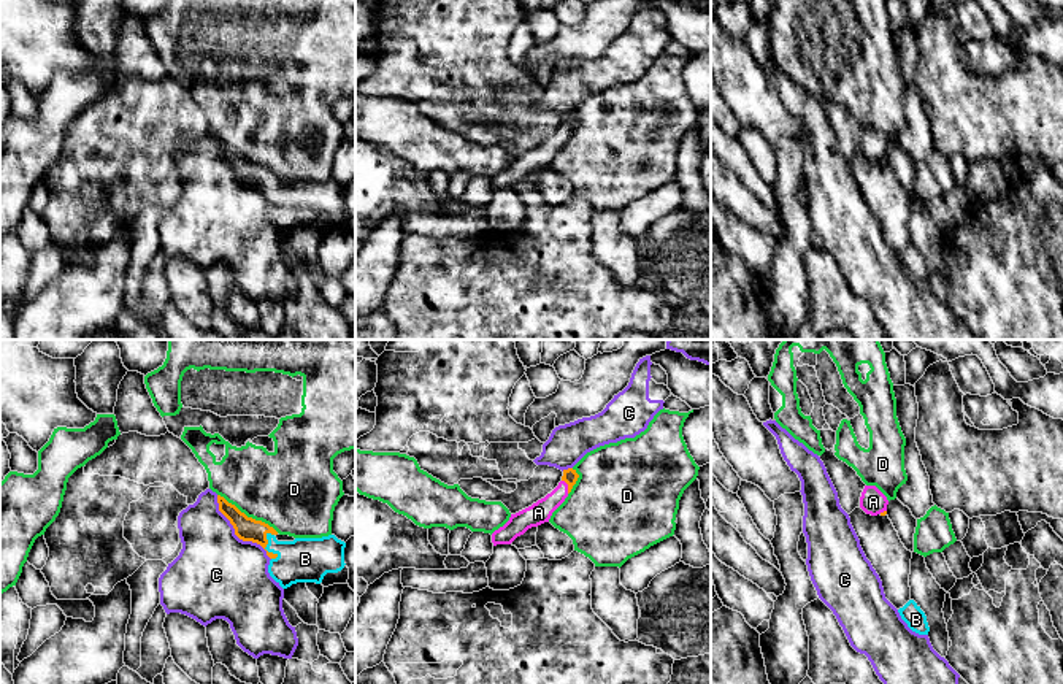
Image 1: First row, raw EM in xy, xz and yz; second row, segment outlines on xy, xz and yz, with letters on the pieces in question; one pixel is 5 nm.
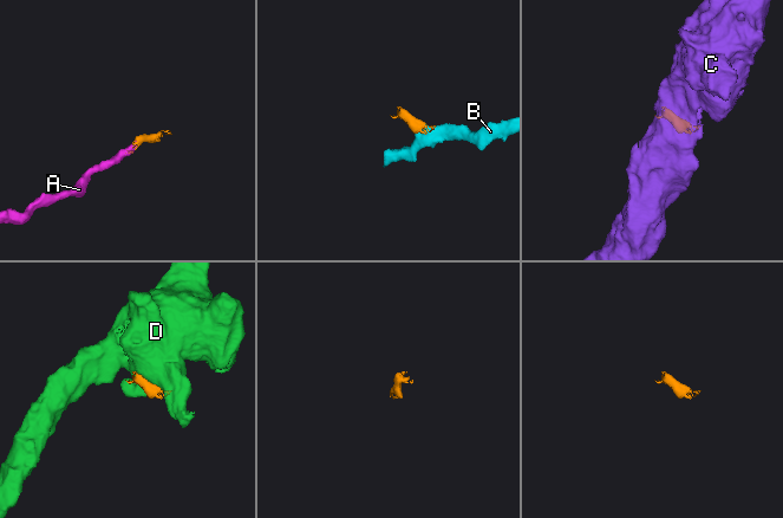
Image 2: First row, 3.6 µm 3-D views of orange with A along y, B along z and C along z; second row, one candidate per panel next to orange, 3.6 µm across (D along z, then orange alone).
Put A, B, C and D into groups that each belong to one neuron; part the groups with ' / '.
A B / C / D

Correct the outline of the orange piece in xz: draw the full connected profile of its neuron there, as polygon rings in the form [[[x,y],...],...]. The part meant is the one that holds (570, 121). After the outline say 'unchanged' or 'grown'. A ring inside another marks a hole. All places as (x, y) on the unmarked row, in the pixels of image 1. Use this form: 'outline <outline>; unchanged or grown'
outline [[[563,114],[562,125],[551,138],[547,138],[544,143],[538,144],[532,151],[511,159],[509,165],[492,178],[493,190],[511,189],[528,173],[549,167],[552,157],[565,146],[578,122],[579,119],[576,117],[576,114]]]; grown

